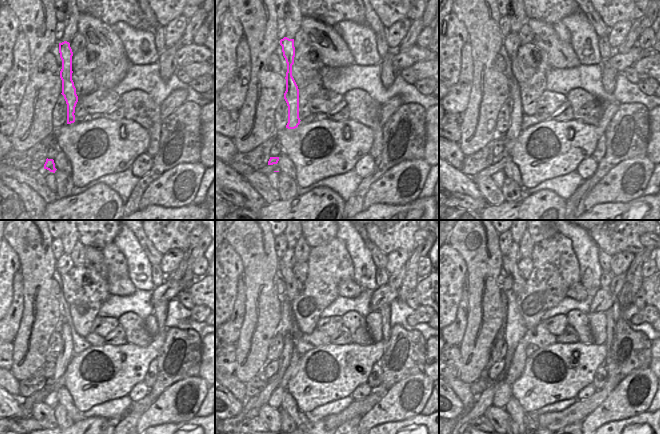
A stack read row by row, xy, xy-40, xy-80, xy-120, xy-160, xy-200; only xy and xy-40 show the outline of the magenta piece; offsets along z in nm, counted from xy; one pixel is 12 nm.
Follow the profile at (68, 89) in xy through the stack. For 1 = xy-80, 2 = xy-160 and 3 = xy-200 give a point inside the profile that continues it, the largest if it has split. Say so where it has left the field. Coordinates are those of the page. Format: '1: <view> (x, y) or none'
1: xy-80 (516, 111)
2: xy-160 (289, 343)
3: xy-200 (484, 401)

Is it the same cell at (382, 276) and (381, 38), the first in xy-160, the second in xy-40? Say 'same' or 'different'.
same

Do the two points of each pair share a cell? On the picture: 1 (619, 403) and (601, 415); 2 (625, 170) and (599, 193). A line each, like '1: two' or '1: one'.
1: one
2: one

